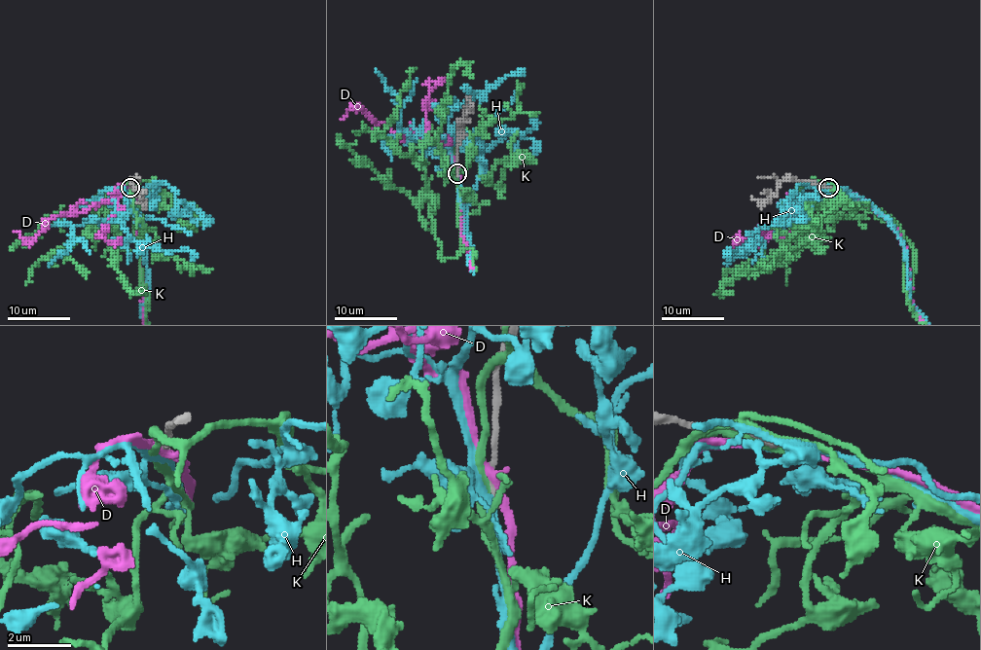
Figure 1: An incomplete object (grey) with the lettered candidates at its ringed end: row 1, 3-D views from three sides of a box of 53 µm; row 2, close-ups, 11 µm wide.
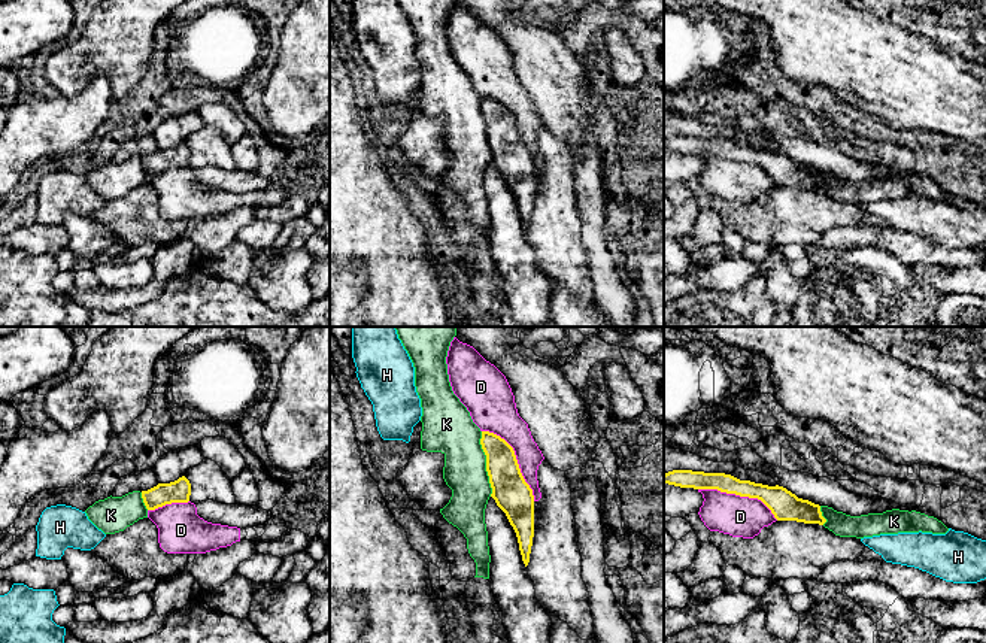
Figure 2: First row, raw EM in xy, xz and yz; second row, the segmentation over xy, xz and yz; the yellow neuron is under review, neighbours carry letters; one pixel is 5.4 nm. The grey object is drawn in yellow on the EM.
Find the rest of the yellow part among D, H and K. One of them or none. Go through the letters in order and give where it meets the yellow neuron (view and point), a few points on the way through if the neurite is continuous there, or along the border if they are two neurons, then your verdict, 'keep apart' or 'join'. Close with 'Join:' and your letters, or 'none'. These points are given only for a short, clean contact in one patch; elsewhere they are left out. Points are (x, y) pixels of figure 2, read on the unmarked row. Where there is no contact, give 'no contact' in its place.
D: meets yellow in xz at (516, 126); keep apart
H: no contact; keep apart
K: meets yellow in xz at (487, 130); keep apart
Join: none

